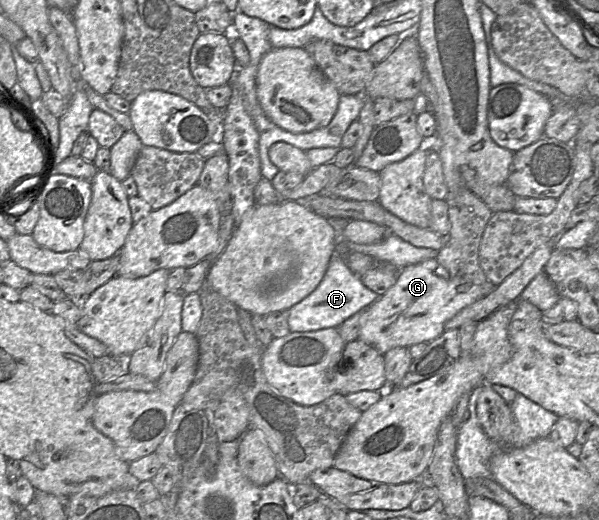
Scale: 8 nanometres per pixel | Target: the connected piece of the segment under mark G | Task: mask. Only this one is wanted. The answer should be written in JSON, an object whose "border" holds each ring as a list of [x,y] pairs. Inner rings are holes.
{"border":[[[432,258],[400,269],[395,284],[375,302],[365,309],[361,319],[359,339],[375,347],[383,356],[395,347],[411,347],[418,343],[428,343],[444,331],[445,323],[463,308],[485,297],[495,286],[487,281],[476,284],[466,276],[448,277],[447,270]]]}

